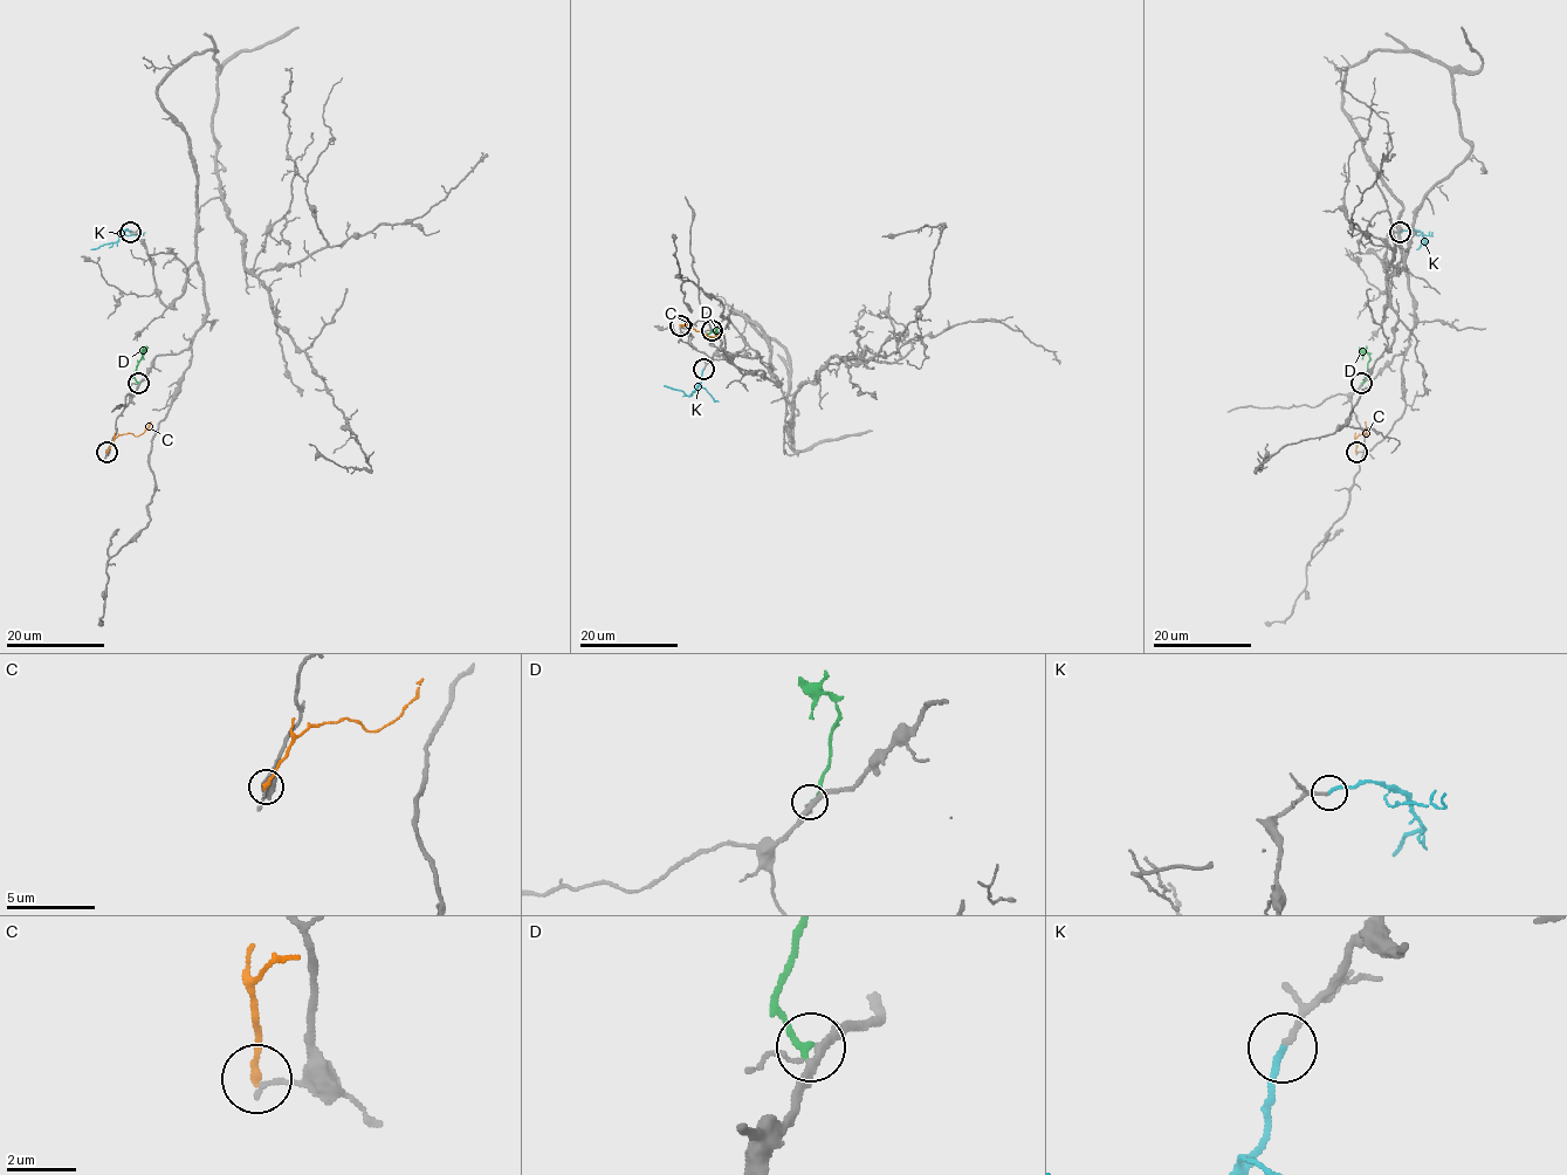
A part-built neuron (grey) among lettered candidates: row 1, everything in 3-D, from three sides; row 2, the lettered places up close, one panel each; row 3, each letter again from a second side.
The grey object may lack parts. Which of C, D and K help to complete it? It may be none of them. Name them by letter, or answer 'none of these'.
K

